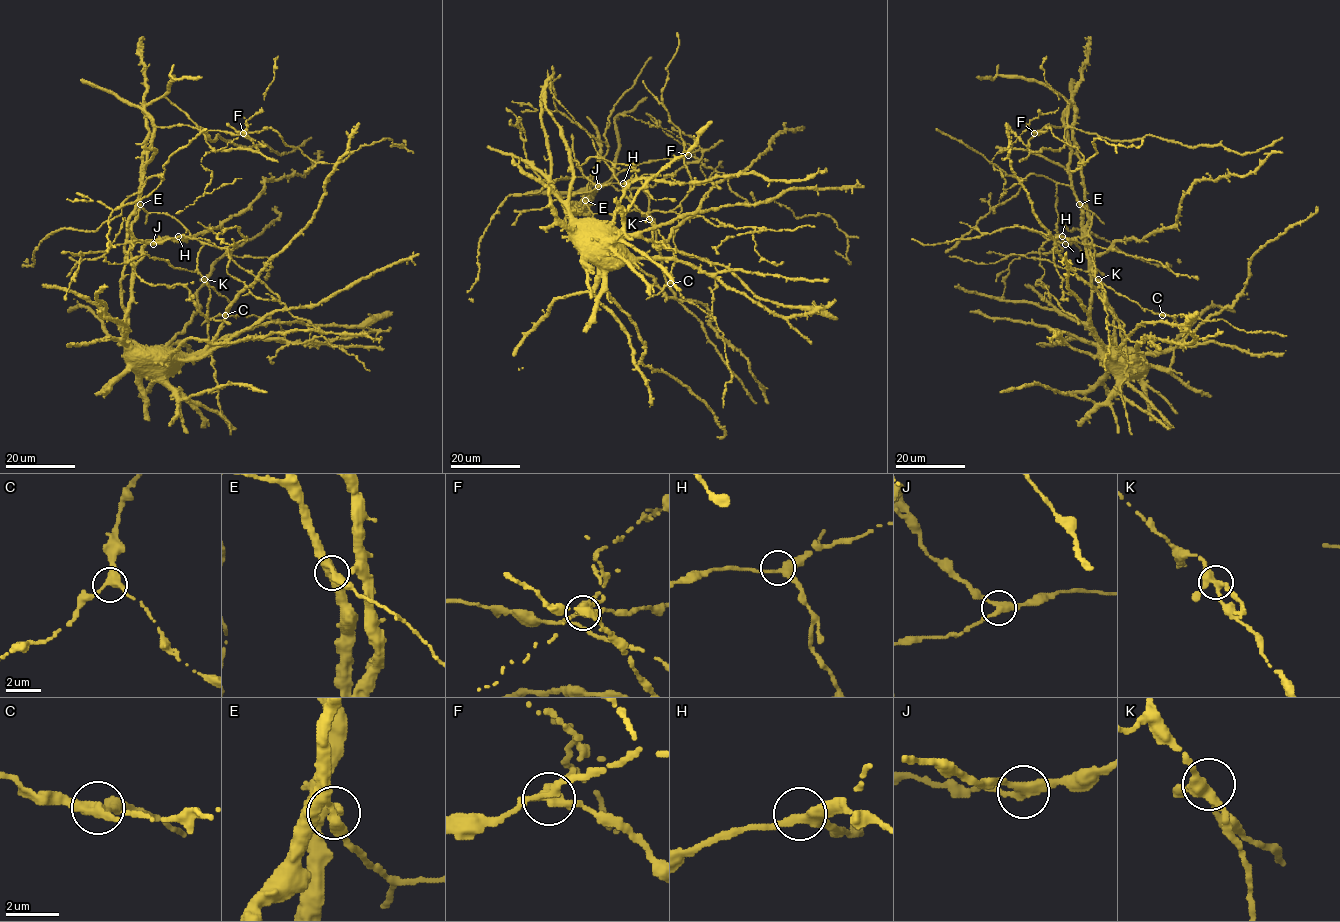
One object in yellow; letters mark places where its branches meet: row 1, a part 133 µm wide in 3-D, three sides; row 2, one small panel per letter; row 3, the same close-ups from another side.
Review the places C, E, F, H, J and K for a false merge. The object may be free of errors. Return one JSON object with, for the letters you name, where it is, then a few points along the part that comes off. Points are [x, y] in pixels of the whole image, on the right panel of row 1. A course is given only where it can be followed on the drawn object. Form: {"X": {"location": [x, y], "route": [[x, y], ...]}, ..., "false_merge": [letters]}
{"F": {"location": [1034, 133], "route": [[1034, 133], [1027, 126], [1011, 147], [992, 159], [993, 167], [1005, 180], [1004, 193], [1005, 189], [1026, 178]]}, "false_merge": ["F"]}

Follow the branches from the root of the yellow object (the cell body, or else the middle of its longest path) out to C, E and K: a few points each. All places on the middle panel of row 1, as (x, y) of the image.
C: (576, 228), (570, 212), (585, 203), (593, 213), (634, 209), (647, 213), (642, 214), (676, 256), (670, 283)
E: (576, 228), (570, 218), (570, 212), (577, 211), (572, 204), (585, 200)
K: (576, 228), (570, 212), (585, 203), (593, 213), (636, 209), (649, 219)

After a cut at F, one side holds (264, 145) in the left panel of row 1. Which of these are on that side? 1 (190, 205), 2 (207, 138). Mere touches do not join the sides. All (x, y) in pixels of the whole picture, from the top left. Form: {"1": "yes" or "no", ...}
{"1": "no", "2": "yes"}

